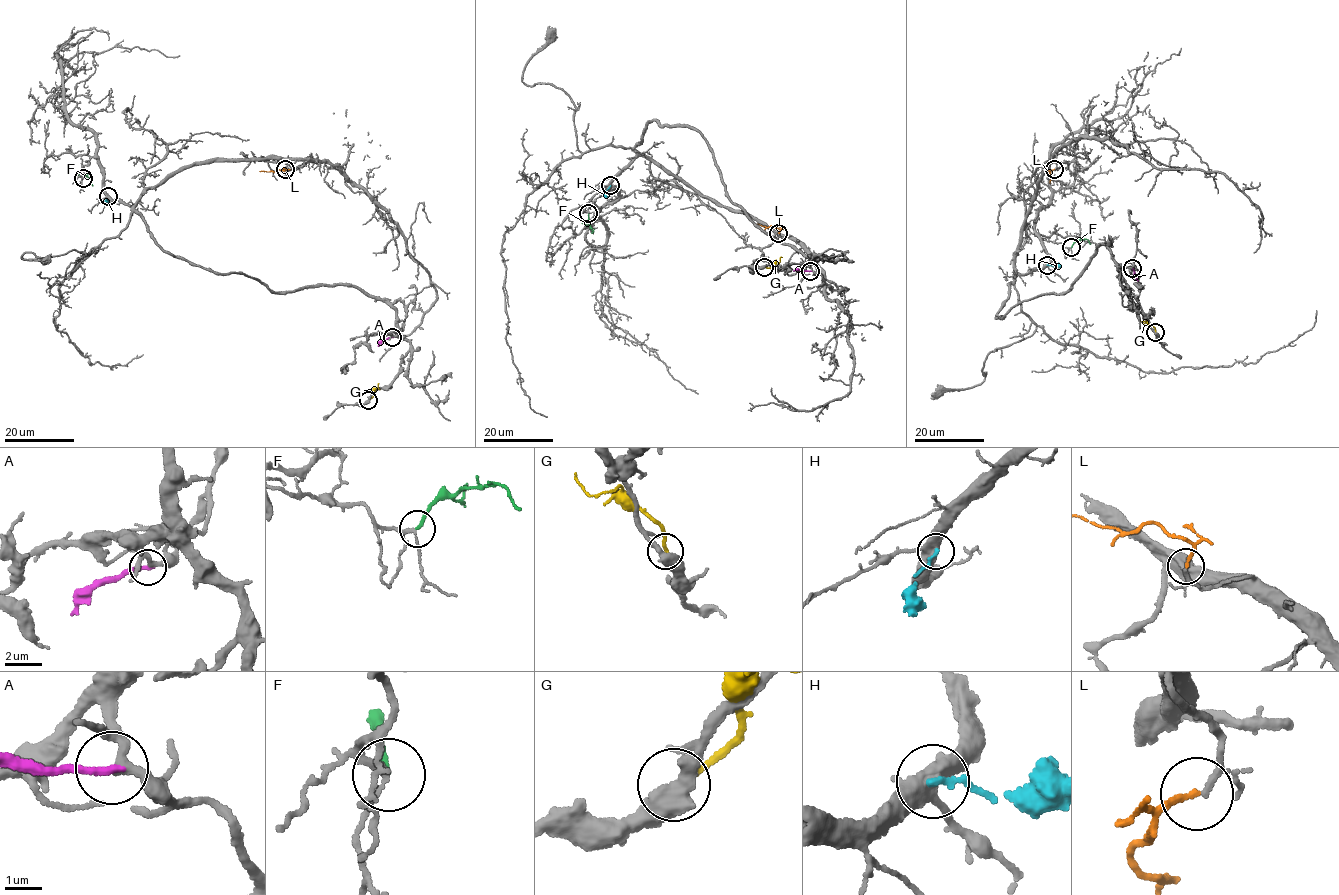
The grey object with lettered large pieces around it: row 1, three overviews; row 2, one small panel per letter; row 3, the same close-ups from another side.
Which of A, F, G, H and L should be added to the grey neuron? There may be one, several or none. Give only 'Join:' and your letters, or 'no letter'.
Join: L

